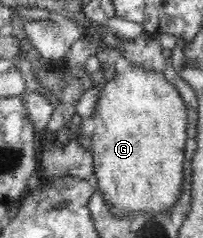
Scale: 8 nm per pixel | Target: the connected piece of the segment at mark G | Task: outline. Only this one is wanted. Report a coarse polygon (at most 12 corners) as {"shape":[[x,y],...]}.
{"shape":[[123,63],[91,136],[114,215],[165,211],[187,108],[163,71]]}

